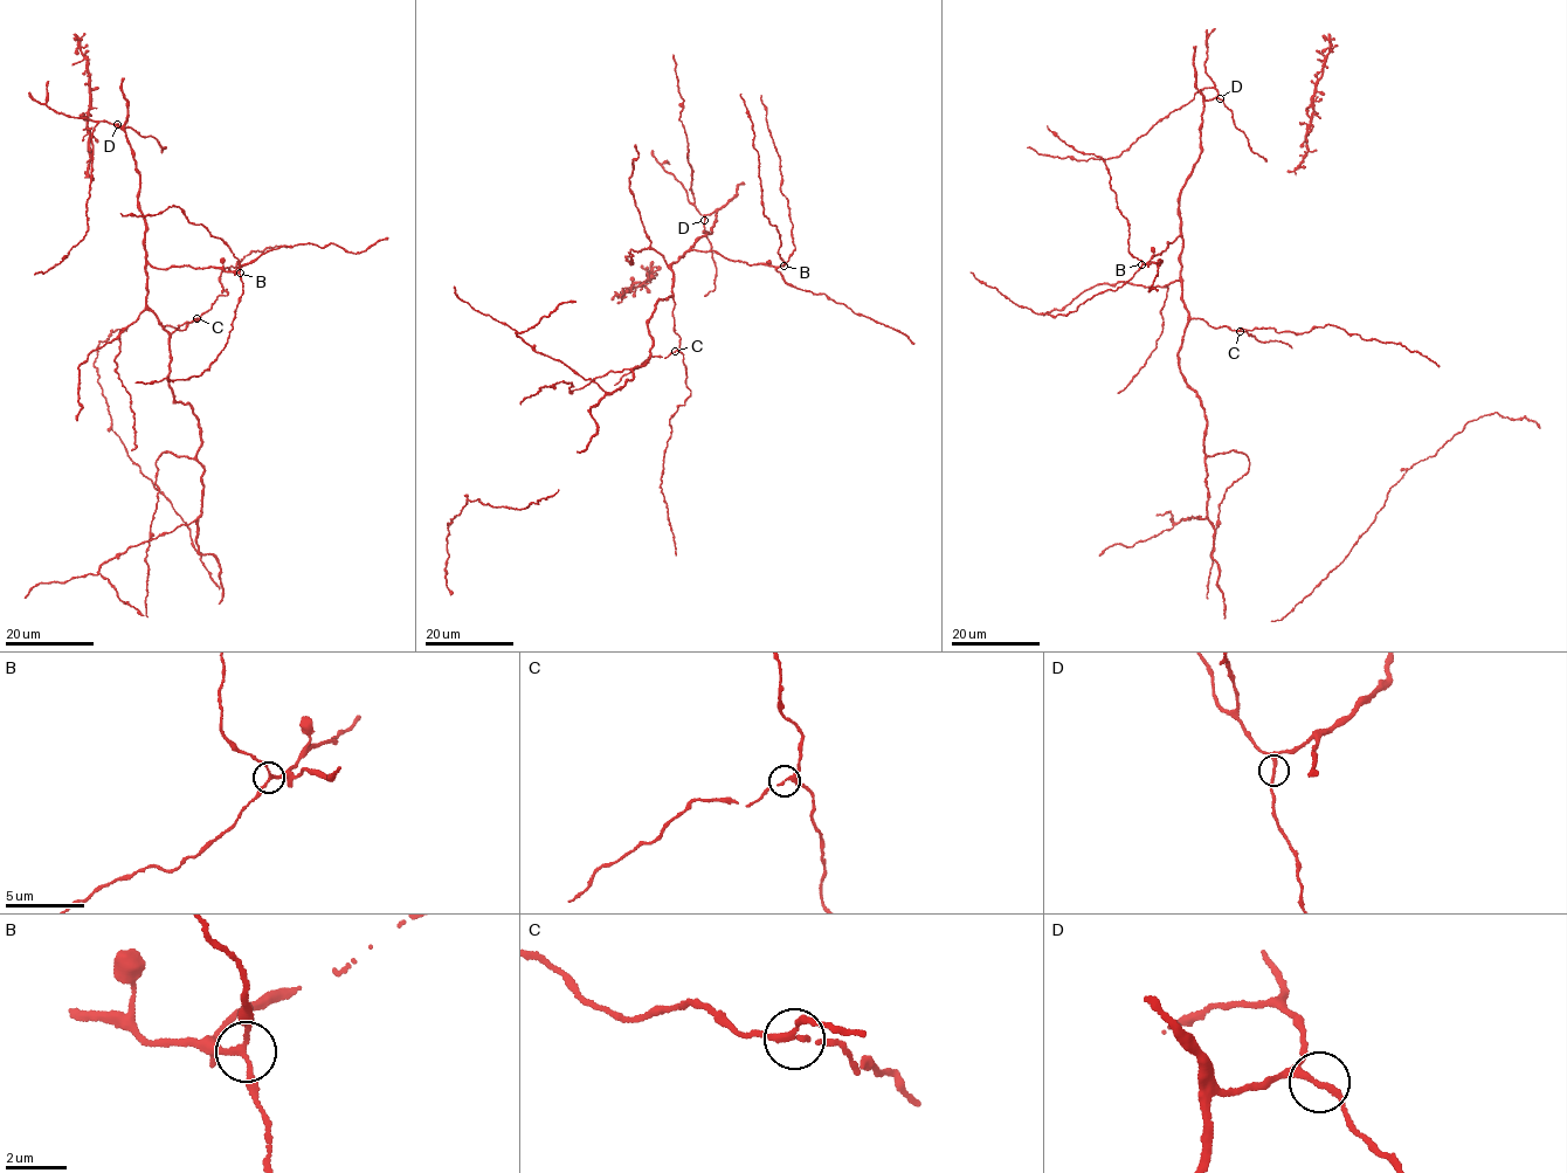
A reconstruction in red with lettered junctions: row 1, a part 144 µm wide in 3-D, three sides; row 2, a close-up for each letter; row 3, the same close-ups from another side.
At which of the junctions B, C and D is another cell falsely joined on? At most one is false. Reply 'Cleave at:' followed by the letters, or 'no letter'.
Cleave at: no letter

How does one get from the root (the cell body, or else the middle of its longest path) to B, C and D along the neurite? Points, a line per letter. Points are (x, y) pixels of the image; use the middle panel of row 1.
B: (649, 358), (648, 324), (655, 305), (674, 294), (671, 264), (687, 252), (784, 266)
C: (649, 358), (653, 344), (648, 324), (655, 305), (670, 295), (675, 302), (674, 329), (680, 337), (675, 351)
D: (649, 358), (648, 325), (655, 305), (674, 294), (671, 264), (712, 230), (717, 213), (704, 220)

